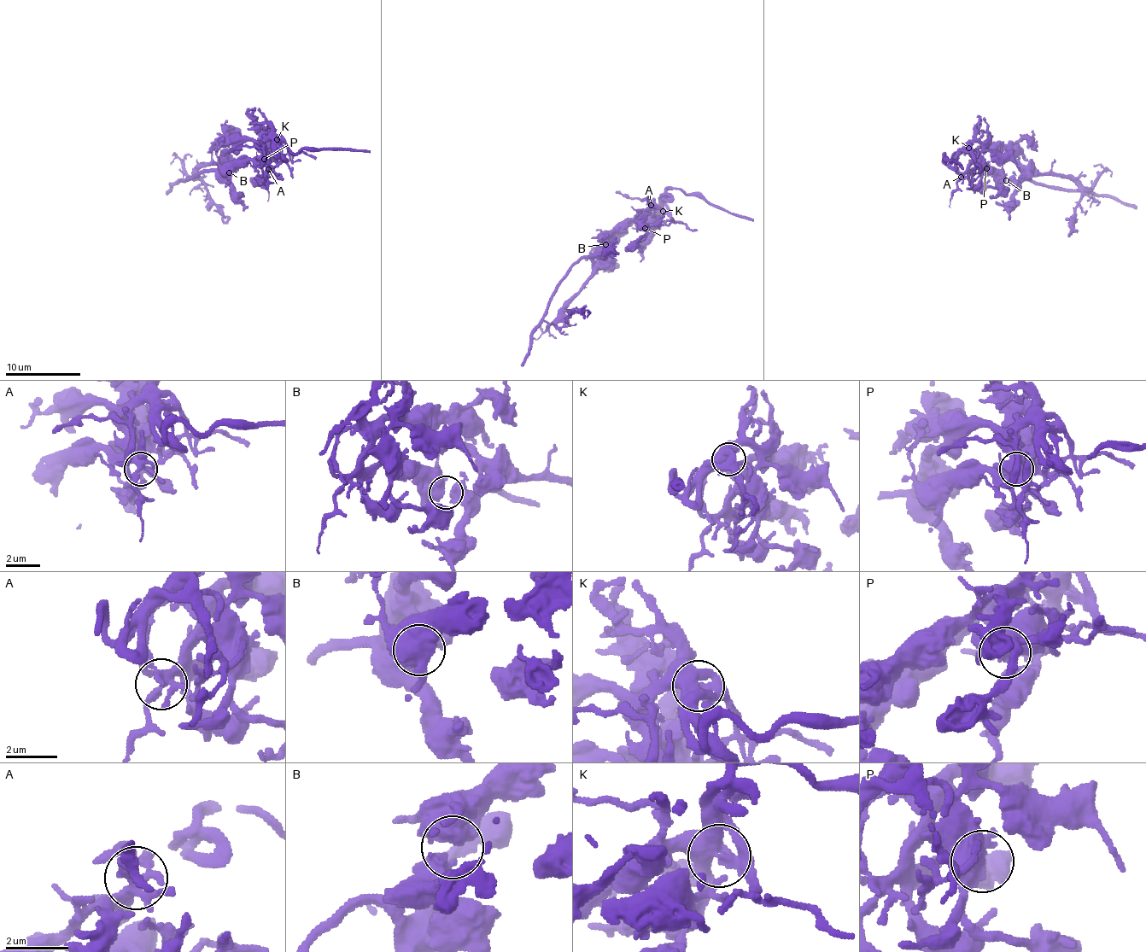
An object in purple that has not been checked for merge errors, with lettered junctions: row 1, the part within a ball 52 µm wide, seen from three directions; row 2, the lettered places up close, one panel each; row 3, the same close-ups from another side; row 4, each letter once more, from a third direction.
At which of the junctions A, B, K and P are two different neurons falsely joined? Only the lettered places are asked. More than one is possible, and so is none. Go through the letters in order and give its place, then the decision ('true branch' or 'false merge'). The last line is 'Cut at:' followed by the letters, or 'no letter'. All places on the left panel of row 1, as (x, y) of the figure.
A: at (268, 169); true branch
B: at (229, 172); true branch
K: at (277, 139); true branch
P: at (264, 159); true branch
Cut at: no letter

